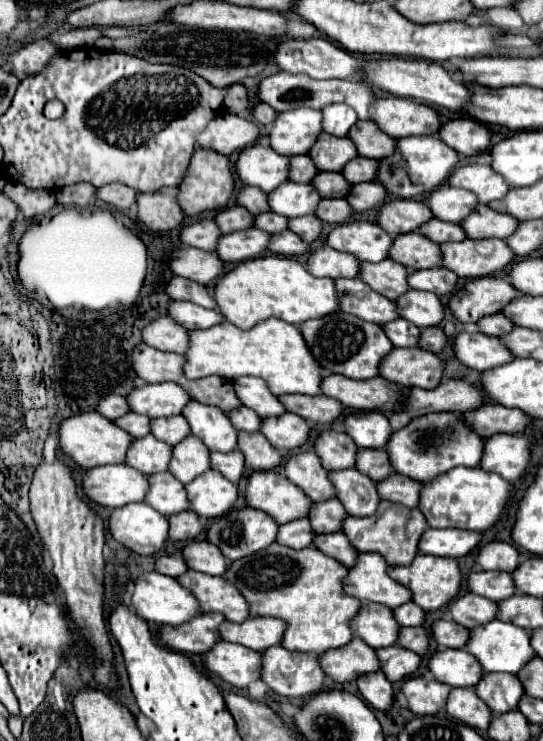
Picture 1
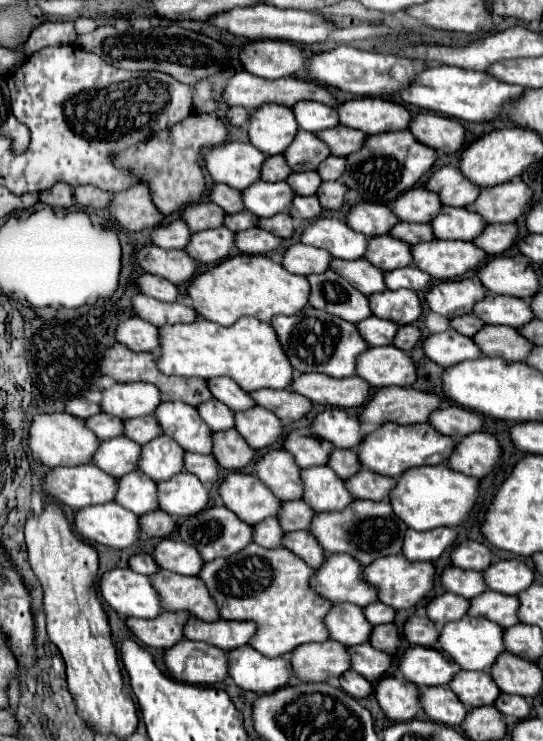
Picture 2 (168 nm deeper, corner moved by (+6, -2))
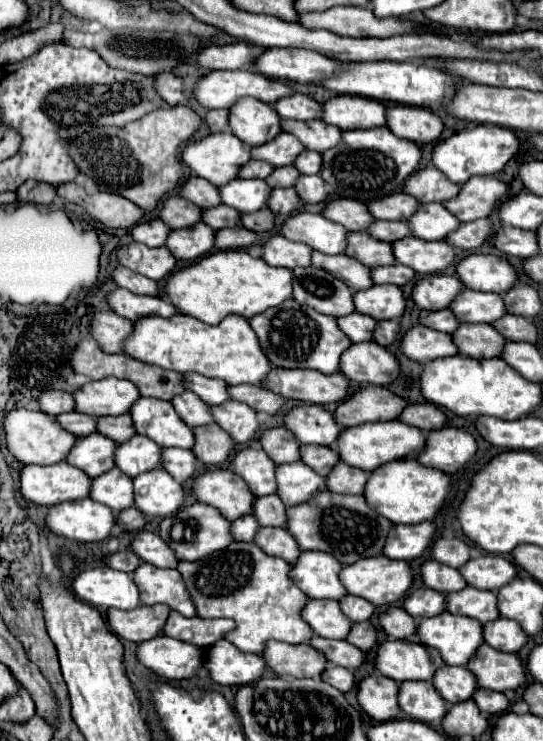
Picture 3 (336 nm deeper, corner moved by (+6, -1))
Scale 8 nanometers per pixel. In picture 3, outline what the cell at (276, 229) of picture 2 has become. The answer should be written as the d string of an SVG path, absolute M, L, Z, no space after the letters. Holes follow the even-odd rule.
M271 209L247 213L247 215L241 215L241 225L245 225L245 229L249 229L249 231L265 233L275 227L275 215L271 213Z

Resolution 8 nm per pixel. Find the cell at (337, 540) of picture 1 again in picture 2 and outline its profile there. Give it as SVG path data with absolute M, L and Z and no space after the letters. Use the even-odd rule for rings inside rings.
M307 530L285 534L285 540L281 540L281 546L289 548L295 556L299 556L305 564L309 564L315 570L323 564L325 550L317 544L317 540Z

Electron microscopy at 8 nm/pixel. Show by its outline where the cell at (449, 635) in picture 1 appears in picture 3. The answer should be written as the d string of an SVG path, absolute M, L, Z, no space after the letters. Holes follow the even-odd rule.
M391 607L387 613L381 615L379 621L389 639L405 639L405 641L417 639L417 621L409 617L409 613L403 611L401 607Z

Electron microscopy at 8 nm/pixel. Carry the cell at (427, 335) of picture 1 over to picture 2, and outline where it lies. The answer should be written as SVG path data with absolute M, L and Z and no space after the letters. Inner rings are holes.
M405 324L397 328L397 336L393 338L393 346L397 346L399 350L409 352L417 342L421 340L421 332L415 324Z

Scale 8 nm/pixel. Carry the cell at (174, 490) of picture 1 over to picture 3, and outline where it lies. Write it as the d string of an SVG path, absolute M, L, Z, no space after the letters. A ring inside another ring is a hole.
M115 467L113 471L107 471L105 475L93 479L93 495L89 497L121 513L123 509L135 505L133 479Z

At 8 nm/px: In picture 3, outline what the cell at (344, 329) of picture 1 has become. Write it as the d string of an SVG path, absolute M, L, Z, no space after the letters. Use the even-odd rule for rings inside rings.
M295 299L285 301L281 307L271 307L261 315L249 319L253 331L259 337L263 351L275 367L283 369L317 369L321 373L337 373L341 355L351 345L351 339L337 327L337 319L321 315L309 305Z

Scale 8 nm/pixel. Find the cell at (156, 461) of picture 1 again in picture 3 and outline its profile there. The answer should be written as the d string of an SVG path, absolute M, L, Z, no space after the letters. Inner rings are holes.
M93 433L77 439L77 447L73 447L67 463L81 467L87 475L99 477L115 467L115 451L117 443L113 443L113 439L107 439L101 433Z

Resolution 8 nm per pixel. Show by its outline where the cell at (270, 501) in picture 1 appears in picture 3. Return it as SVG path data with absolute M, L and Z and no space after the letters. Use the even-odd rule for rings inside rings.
M211 469L199 475L193 483L197 501L207 503L223 511L229 521L253 513L255 495L249 485L231 469Z

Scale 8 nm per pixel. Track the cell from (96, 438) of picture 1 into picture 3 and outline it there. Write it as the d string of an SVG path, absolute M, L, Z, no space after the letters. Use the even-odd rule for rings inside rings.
M15 409L7 415L5 435L7 435L7 449L25 465L53 465L65 461L69 451L77 443L77 435L63 429L57 417L31 409Z

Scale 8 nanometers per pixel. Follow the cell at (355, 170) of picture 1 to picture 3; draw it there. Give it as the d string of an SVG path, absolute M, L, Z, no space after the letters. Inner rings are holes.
M303 151L303 153L297 157L295 167L297 167L303 175L317 175L317 173L321 173L323 157L321 157L321 153L317 153L317 151Z

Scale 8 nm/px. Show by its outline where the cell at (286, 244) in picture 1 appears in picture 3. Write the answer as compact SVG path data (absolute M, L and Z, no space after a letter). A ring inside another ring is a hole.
M245 227L217 231L217 249L243 249L243 247L251 247L255 241L257 235Z

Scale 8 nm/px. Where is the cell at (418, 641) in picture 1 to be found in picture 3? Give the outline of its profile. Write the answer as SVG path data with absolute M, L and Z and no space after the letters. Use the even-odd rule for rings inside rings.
M369 621L355 623L347 641L353 643L355 647L359 647L361 651L371 651L377 645L377 629Z

